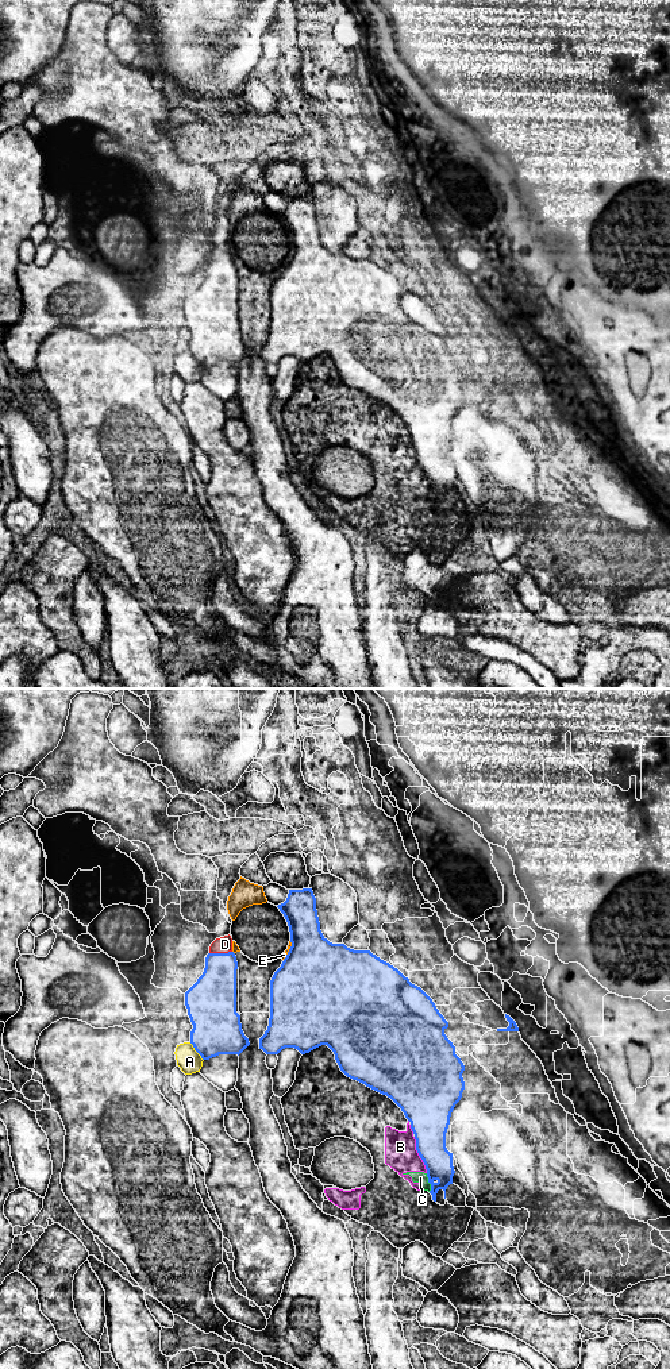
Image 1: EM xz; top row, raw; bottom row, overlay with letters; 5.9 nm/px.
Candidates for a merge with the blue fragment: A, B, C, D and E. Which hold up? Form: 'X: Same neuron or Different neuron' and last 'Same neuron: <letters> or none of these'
A: Different neuron
B: Different neuron
C: Different neuron
D: Same neuron
E: Different neuron
Same neuron: D

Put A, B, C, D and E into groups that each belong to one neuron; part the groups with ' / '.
A / B C / D / E

